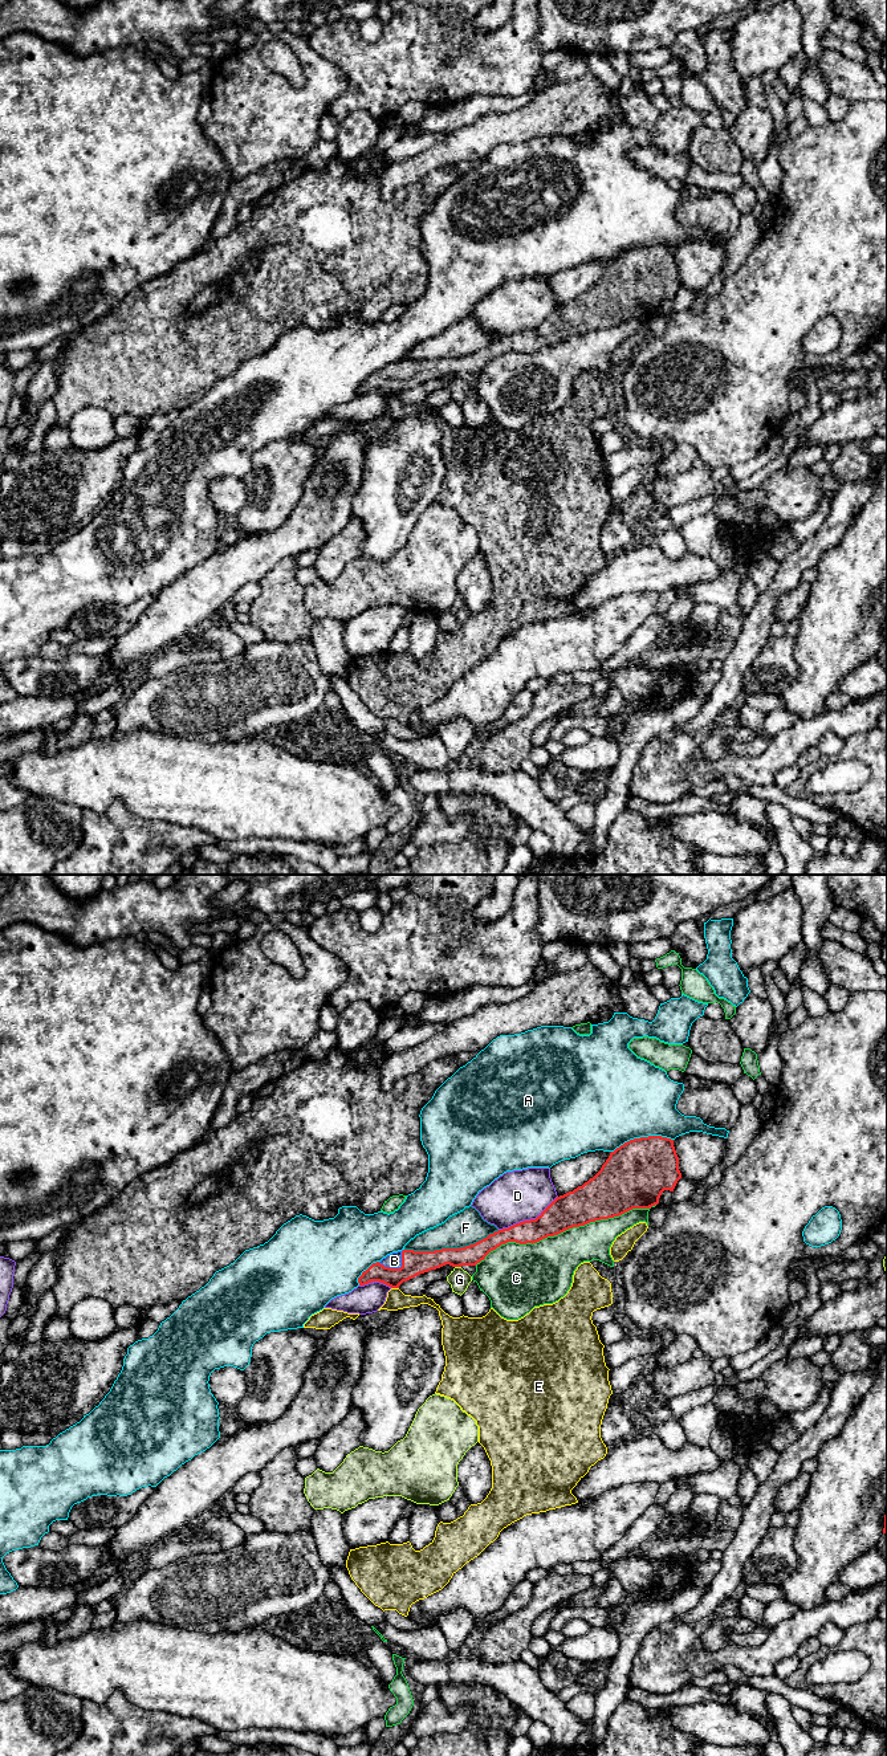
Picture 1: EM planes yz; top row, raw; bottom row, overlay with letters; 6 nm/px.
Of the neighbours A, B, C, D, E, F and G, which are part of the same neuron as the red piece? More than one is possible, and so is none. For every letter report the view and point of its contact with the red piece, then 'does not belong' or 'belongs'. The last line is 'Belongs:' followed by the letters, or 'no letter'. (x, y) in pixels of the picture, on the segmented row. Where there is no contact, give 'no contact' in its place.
A: yz (642, 1137) | does not belong
B: yz (397, 1268) | belongs
C: yz (565, 1230) | does not belong
D: yz (528, 1221) | does not belong
E: yz (395, 1287) | does not belong
F: yz (451, 1249) | does not belong
G: yz (458, 1266) | does not belong
Belongs: B

